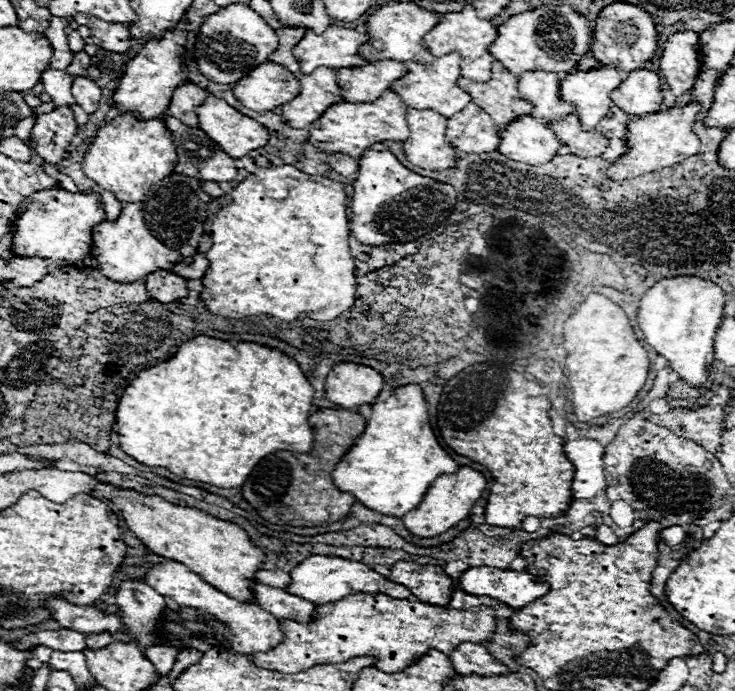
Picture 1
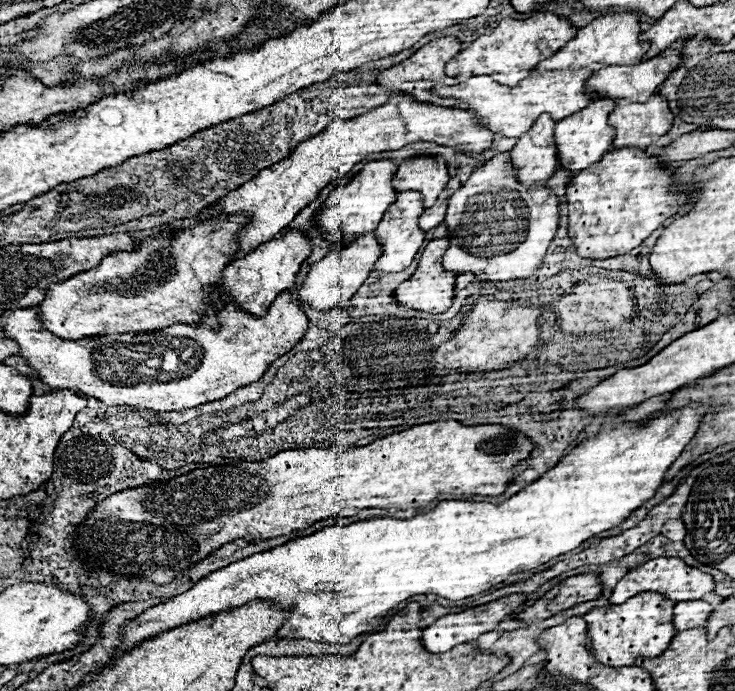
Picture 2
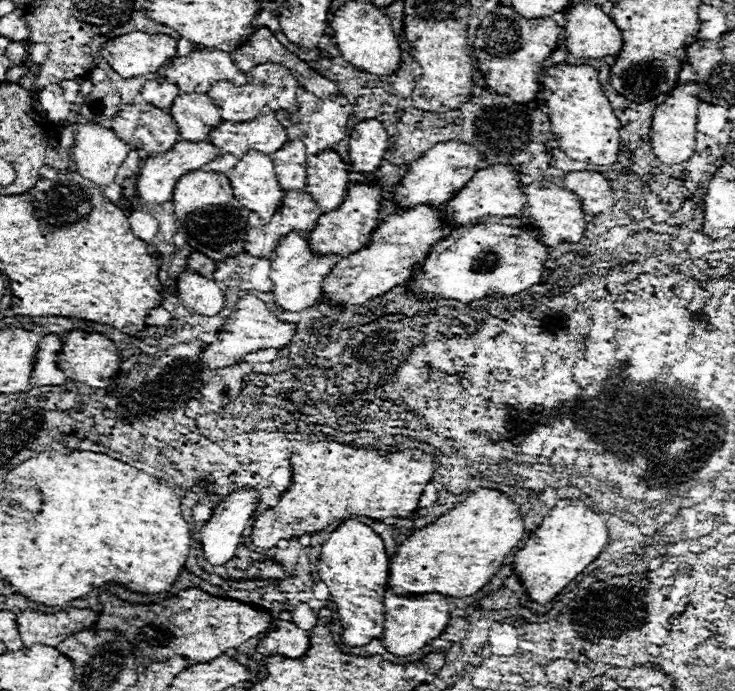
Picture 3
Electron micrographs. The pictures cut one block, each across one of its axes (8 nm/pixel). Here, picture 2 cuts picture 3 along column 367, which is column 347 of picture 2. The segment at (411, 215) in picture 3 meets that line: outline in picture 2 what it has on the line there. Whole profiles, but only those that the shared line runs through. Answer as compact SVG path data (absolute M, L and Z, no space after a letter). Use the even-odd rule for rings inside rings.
M374 232L366 236L356 236L354 244L344 244L342 248L332 248L328 256L324 256L320 262L312 266L308 272L298 296L304 304L308 304L312 310L332 310L334 306L348 306L356 290L364 284L368 278L374 262L380 256L380 244L374 240Z

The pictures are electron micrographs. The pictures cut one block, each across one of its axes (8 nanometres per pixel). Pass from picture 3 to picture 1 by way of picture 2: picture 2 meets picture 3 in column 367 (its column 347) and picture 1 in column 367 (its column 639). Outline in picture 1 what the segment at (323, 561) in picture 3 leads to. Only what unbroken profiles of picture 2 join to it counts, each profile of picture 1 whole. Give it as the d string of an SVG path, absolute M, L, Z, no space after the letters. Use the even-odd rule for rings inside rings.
M408 384L392 390L390 398L372 406L366 430L334 468L332 482L336 482L336 488L352 492L352 496L366 508L402 518L422 502L428 486L438 476L454 474L458 468L460 466L438 444L430 428L428 408L420 386Z

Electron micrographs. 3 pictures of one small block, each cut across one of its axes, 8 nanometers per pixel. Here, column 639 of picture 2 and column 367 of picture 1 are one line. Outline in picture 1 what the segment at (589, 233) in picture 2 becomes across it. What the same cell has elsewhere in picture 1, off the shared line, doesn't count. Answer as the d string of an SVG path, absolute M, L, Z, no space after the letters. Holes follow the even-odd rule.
M374 144L358 160L358 176L354 180L354 194L352 194L352 206L350 206L350 210L352 210L350 234L366 246L412 242L412 240L418 240L420 236L436 230L452 214L454 204L456 204L456 190L452 186L436 182L432 178L420 176L420 174L404 168L384 144Z

